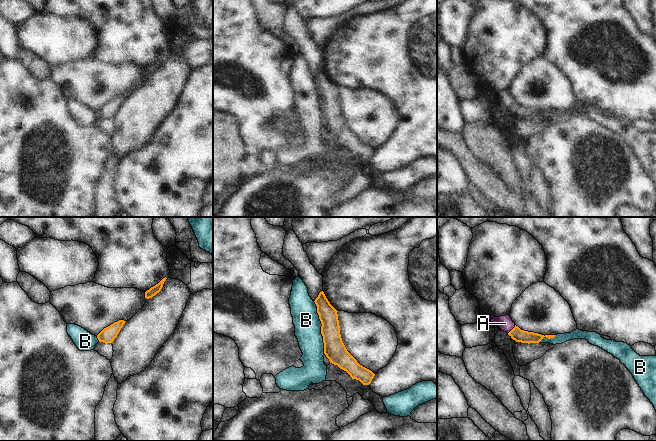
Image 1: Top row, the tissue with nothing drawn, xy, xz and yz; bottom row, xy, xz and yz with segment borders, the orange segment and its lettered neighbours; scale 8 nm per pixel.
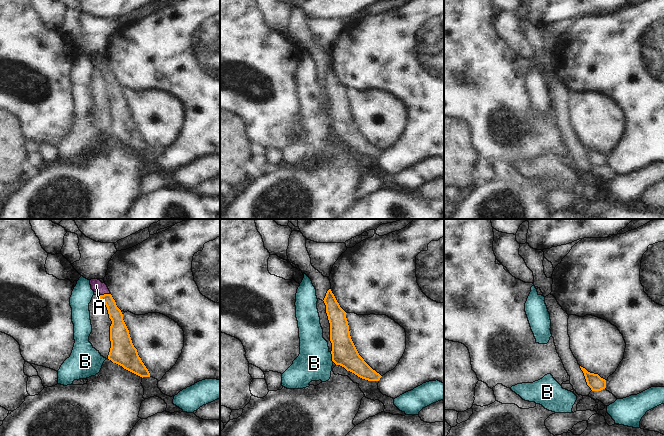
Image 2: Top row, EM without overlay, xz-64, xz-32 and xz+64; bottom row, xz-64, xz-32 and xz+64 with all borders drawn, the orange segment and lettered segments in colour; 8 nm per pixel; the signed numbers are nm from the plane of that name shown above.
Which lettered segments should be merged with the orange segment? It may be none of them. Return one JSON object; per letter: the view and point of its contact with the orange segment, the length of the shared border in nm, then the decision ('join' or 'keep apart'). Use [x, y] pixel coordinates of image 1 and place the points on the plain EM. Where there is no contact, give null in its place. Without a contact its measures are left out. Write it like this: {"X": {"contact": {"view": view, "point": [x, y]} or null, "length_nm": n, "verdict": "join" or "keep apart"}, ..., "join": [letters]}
{"A": {"contact": {"view": "yz", "point": [512, 105]}, "length_nm": 90, "verdict": "join"}, "B": {"contact": {"view": "xz", "point": [321, 103]}, "length_nm": 440, "verdict": "keep apart"}, "join": ["A"]}

